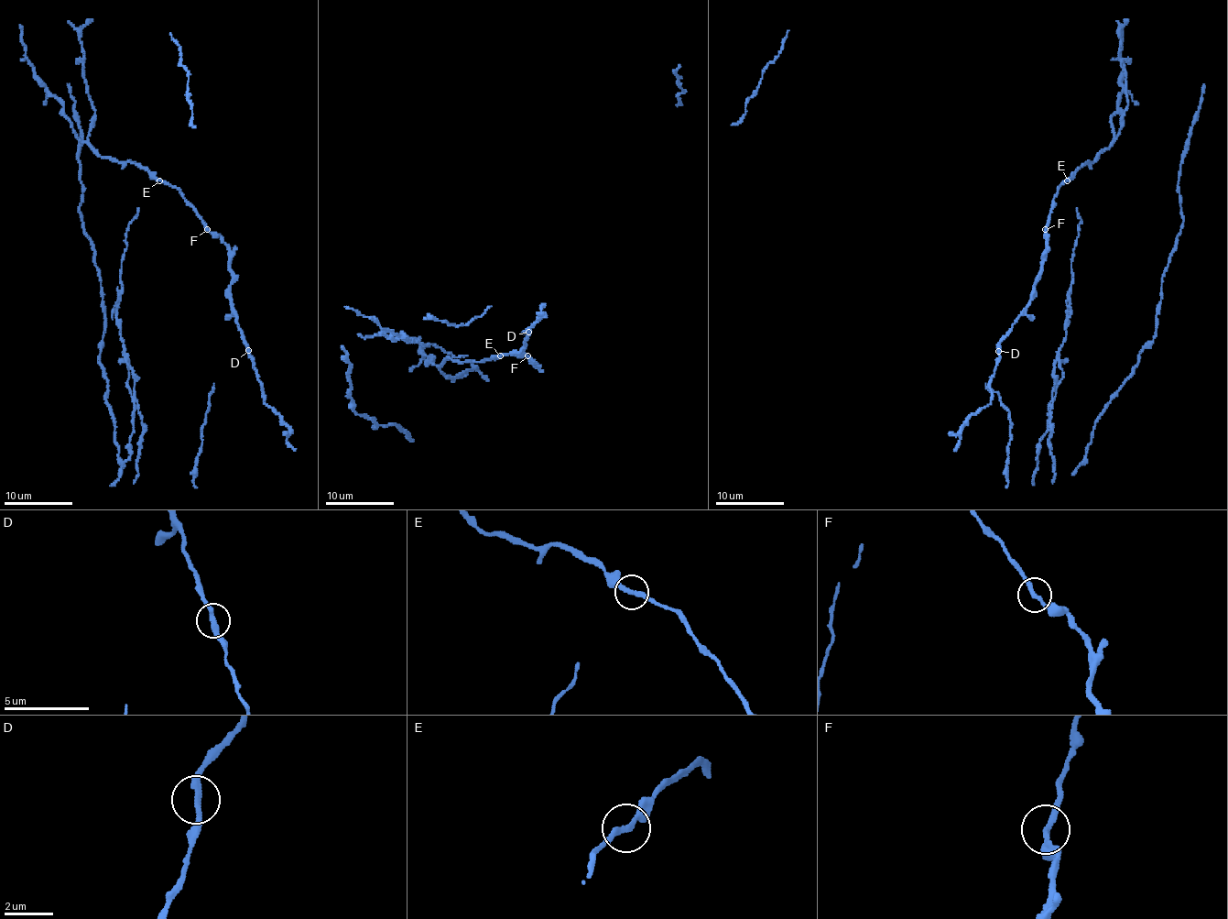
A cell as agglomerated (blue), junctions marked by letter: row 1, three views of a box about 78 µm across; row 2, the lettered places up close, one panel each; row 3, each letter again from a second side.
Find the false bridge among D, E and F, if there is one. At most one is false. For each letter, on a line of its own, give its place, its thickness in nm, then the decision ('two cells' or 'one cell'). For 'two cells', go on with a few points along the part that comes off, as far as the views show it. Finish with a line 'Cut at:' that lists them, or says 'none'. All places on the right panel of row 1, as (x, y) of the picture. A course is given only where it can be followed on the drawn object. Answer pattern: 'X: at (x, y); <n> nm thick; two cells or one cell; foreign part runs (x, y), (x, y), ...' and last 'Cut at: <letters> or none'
D: at (998, 351); 240 nm thick; one cell
E: at (1067, 180); 220 nm thick; two cells
F: at (1045, 229); 240 nm thick; one cell
Cut at: E

